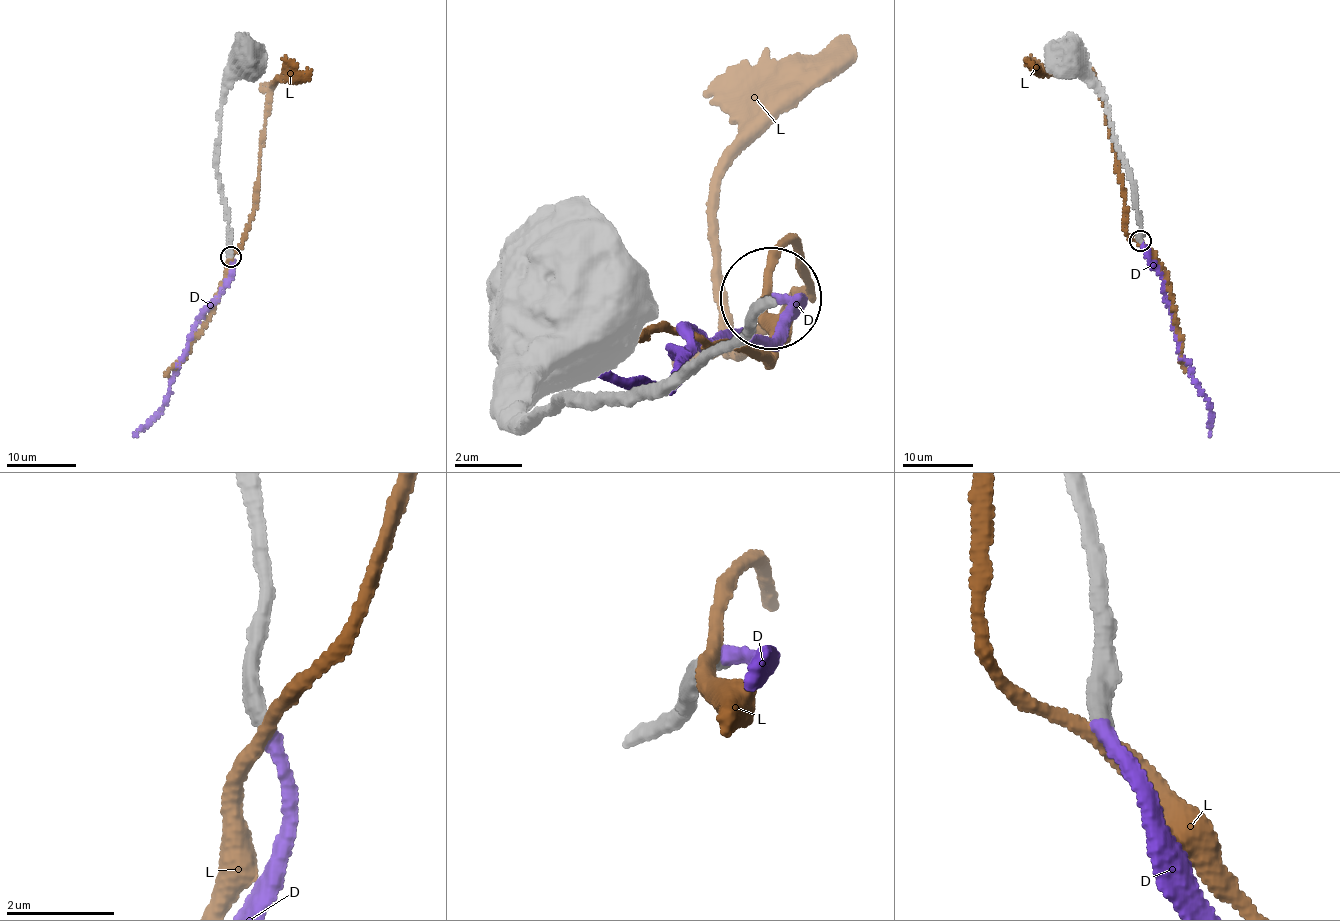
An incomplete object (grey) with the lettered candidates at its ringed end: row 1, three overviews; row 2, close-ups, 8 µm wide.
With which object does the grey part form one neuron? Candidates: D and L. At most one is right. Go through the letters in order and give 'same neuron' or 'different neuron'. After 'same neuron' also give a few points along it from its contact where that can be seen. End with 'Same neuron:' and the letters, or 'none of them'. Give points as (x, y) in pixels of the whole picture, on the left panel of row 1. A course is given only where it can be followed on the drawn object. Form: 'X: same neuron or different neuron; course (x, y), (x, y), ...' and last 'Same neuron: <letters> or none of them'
D: same neuron; course (230, 257), (232, 277), (192, 332), (182, 361), (171, 376), (166, 403), (134, 435)
L: different neuron
Same neuron: D

